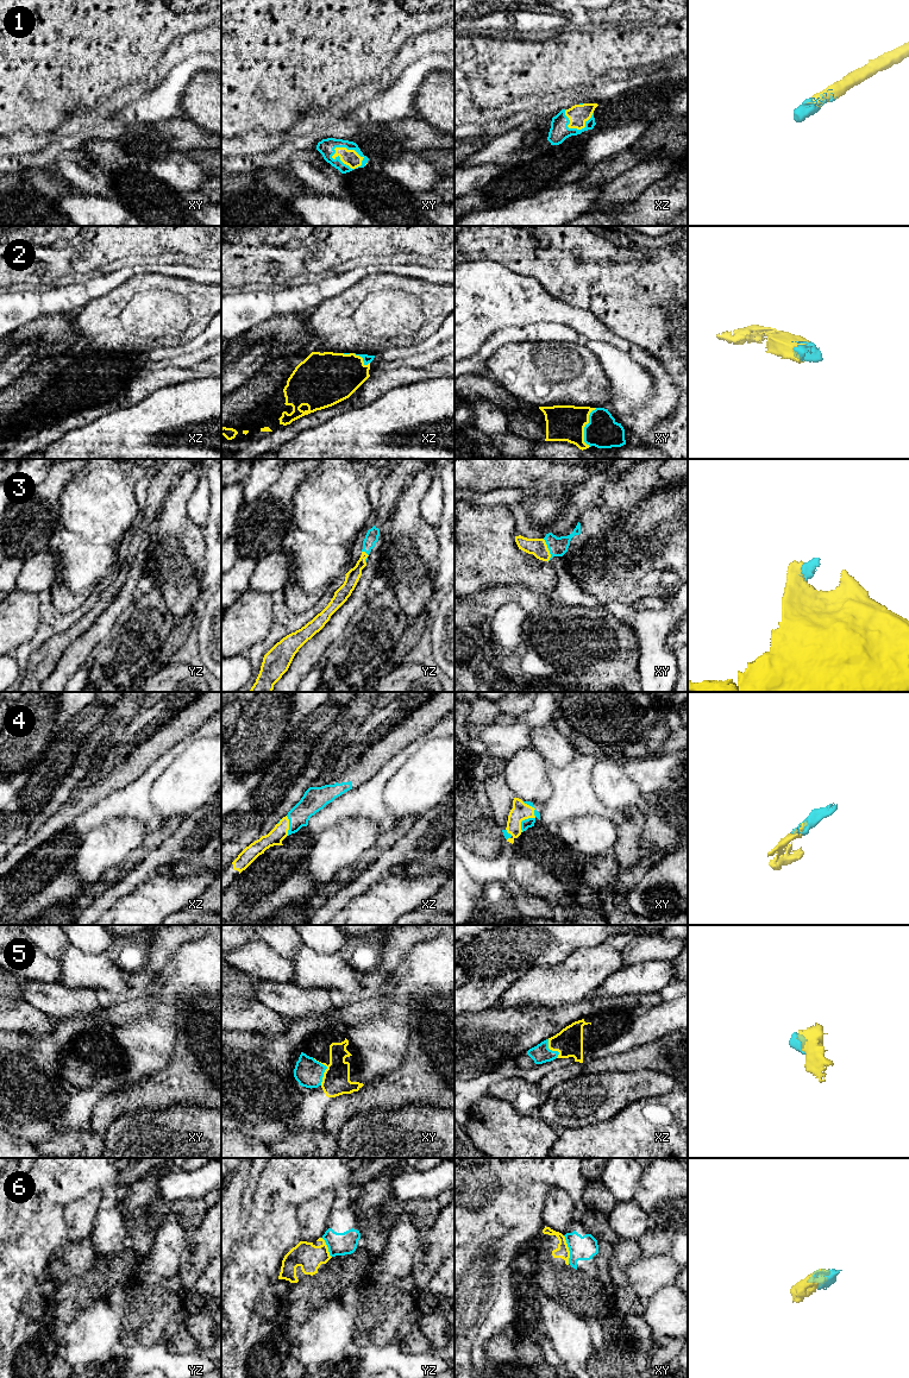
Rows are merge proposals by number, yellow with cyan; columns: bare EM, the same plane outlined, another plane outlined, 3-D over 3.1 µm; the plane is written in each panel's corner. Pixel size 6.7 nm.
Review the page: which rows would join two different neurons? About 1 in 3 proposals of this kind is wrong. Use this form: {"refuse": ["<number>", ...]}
{"refuse": ["6"]}

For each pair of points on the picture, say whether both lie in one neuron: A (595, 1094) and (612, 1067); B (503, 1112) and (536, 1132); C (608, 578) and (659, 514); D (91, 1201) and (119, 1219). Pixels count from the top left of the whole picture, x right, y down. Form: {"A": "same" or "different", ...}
{"A": "different", "B": "same", "C": "same", "D": "different"}

